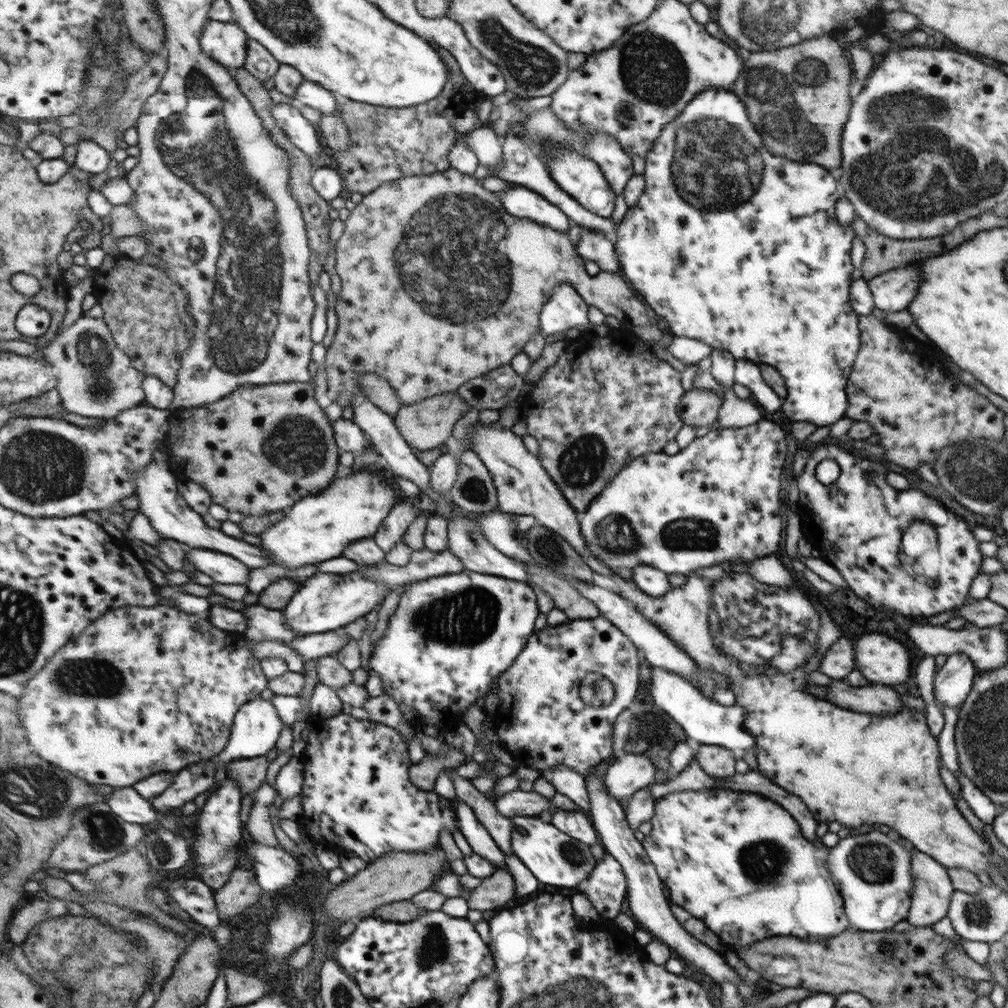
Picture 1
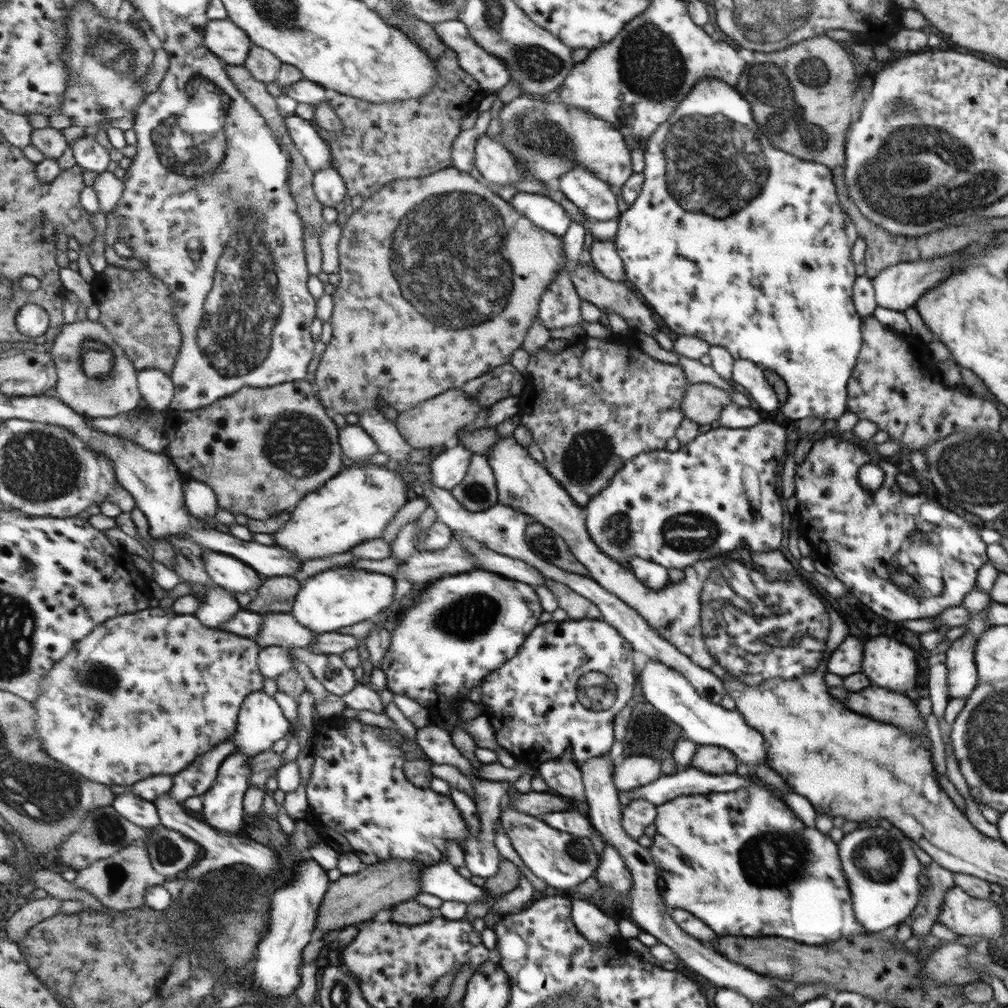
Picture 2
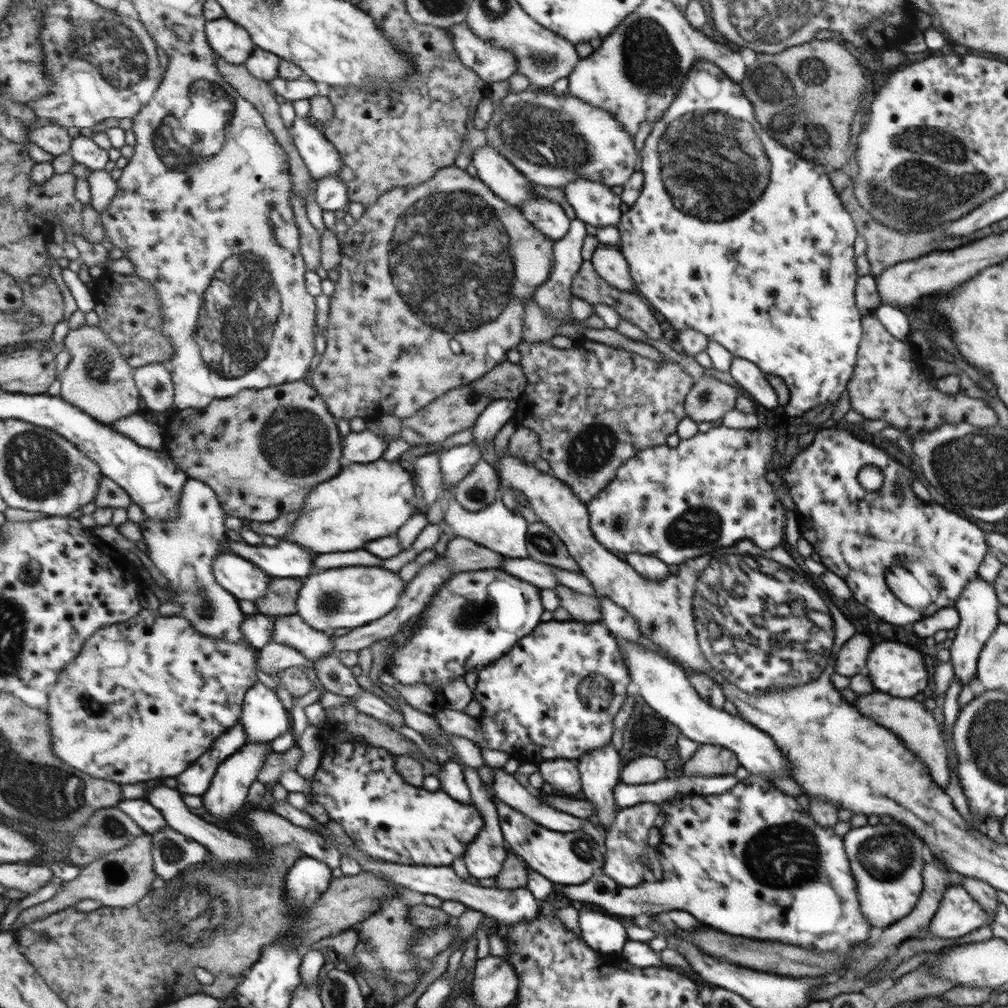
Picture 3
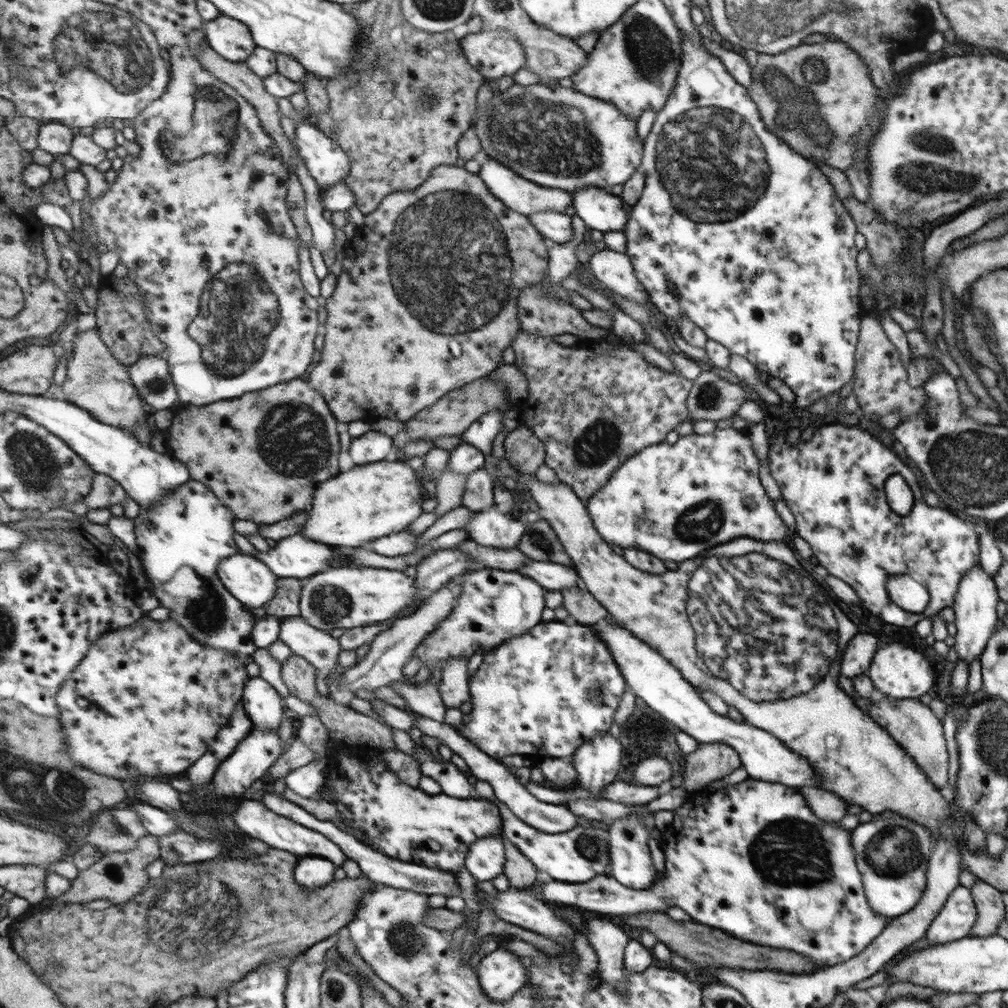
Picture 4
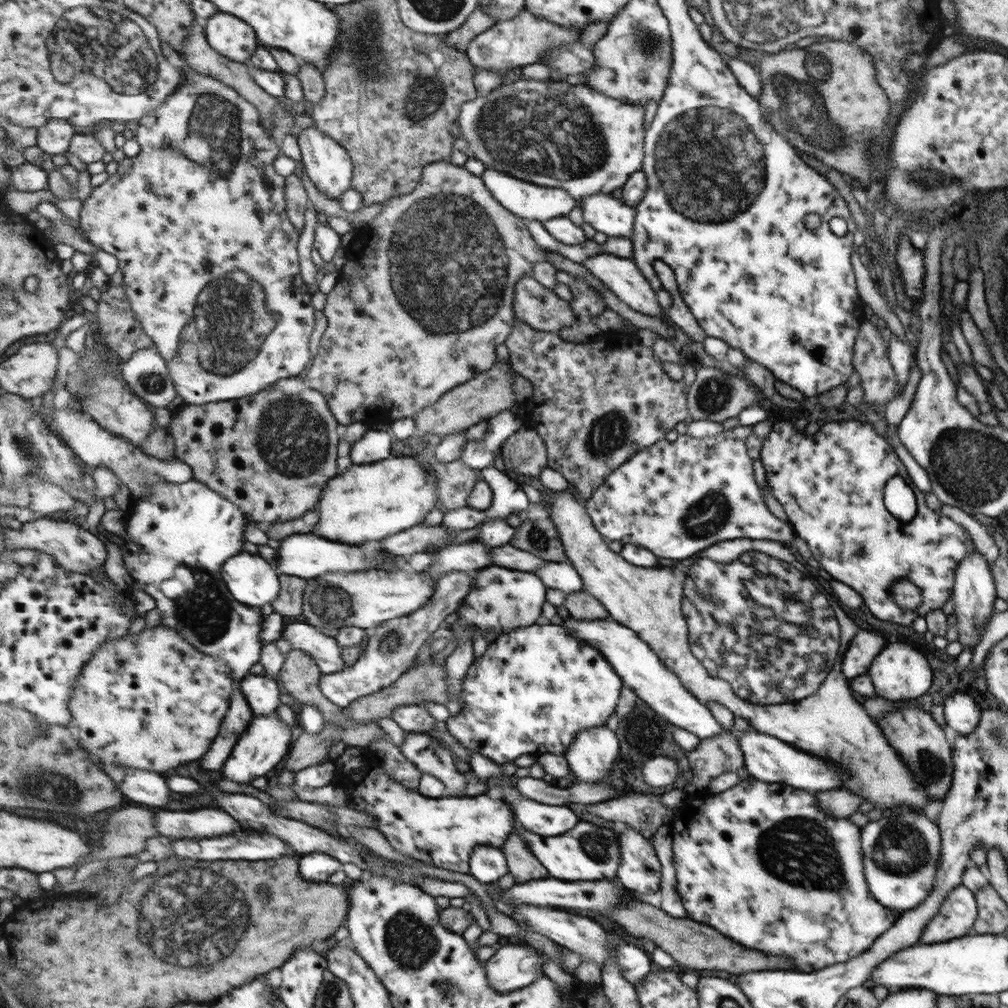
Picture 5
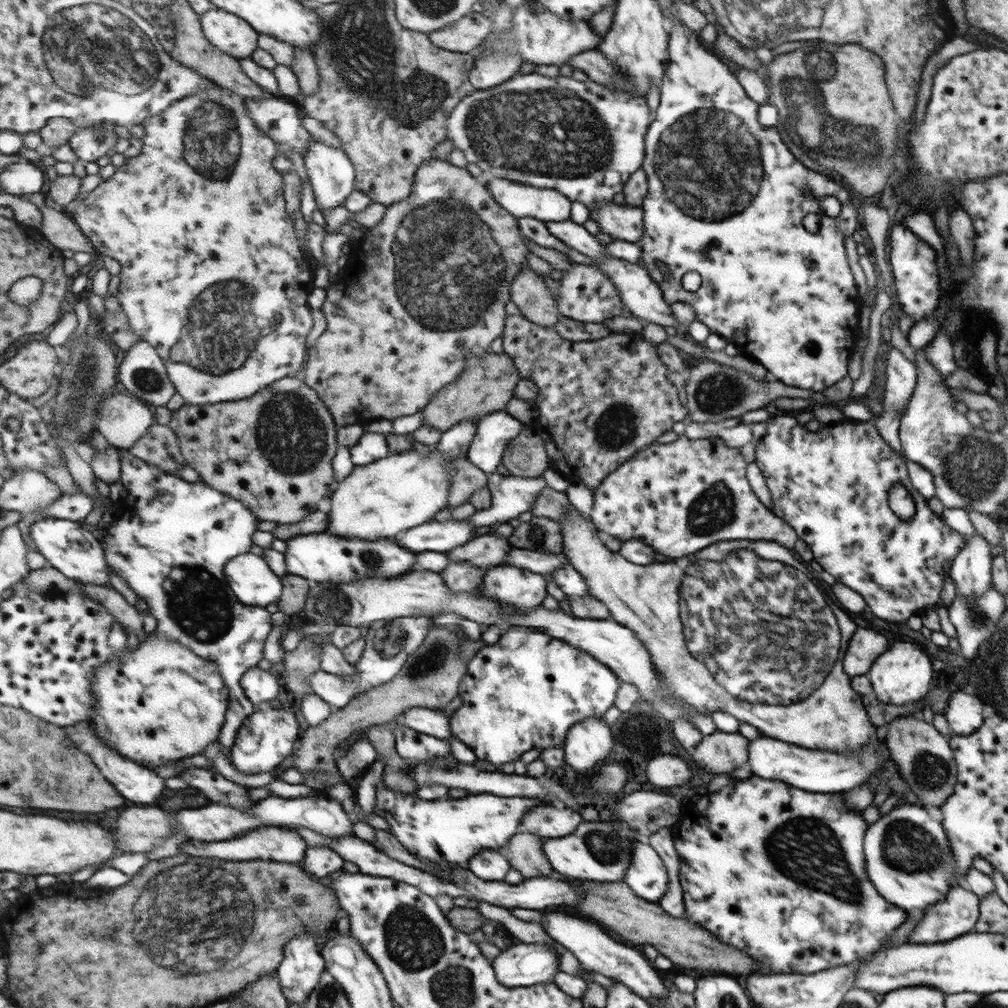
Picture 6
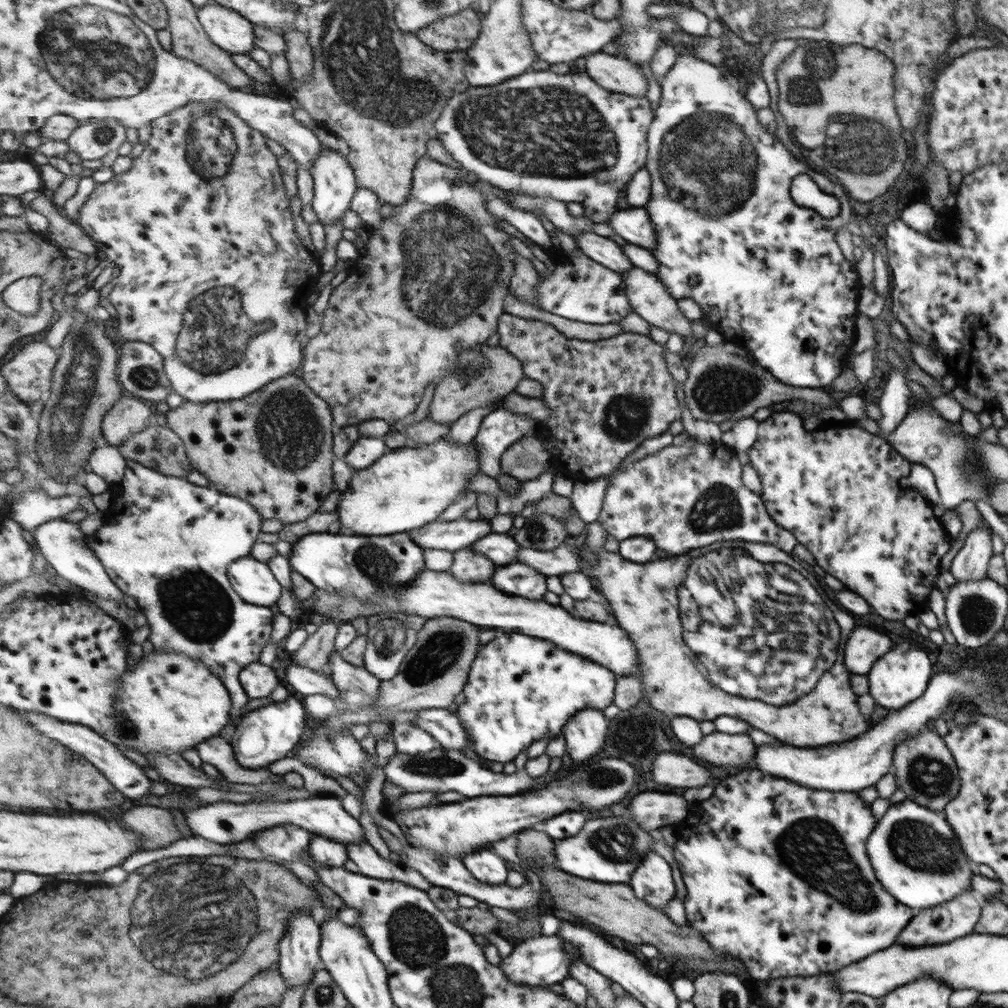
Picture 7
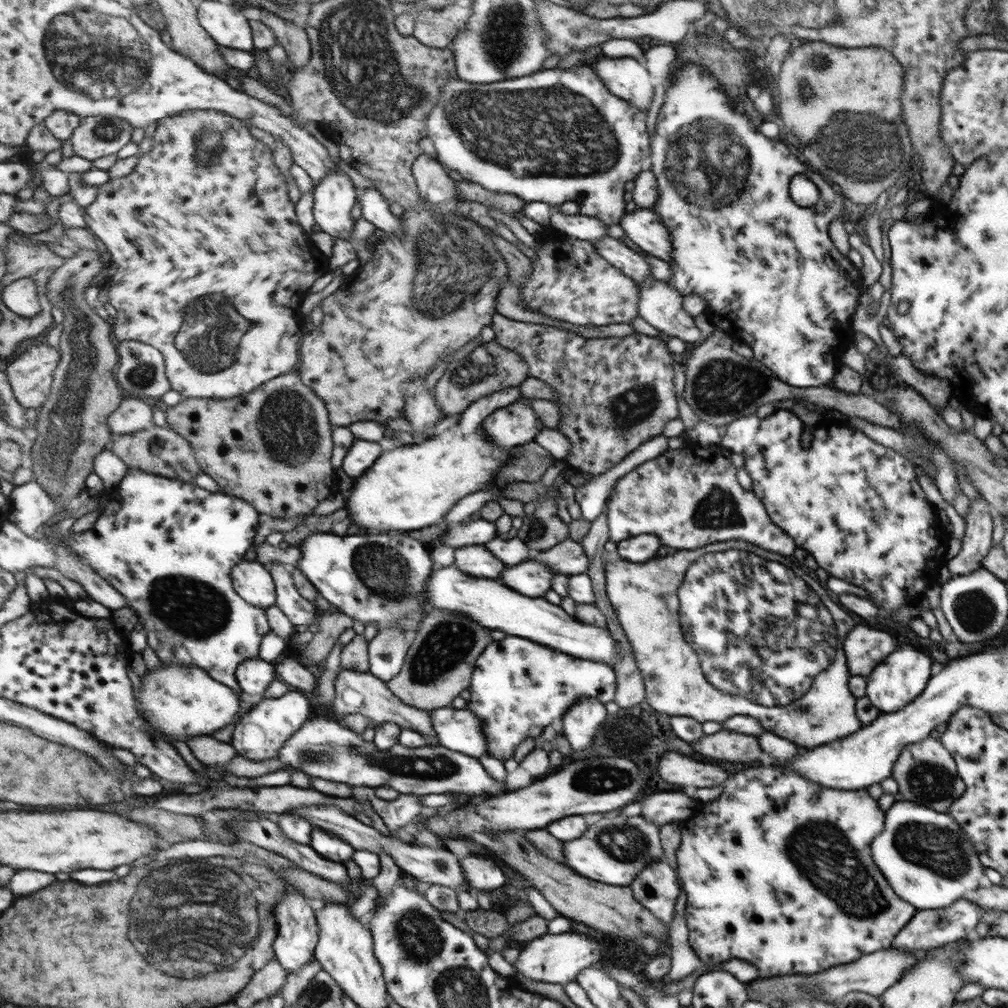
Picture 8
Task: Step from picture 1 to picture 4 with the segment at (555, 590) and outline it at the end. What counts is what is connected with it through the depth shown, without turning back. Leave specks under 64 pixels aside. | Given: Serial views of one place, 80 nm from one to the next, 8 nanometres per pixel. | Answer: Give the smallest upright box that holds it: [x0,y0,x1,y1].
[562,587,609,626]

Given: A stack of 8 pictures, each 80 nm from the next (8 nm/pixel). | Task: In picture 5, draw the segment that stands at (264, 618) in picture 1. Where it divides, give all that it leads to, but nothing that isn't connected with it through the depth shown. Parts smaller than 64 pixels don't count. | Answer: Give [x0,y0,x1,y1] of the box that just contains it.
[282,619,346,676]

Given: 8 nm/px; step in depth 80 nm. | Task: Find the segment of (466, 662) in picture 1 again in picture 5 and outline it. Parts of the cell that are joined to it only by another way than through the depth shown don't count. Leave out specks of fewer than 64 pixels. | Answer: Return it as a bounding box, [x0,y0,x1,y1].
[449,565,545,648]

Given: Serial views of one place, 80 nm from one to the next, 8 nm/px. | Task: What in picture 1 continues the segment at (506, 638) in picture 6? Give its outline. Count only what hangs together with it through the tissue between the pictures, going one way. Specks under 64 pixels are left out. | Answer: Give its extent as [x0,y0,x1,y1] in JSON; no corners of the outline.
[488,616,639,777]

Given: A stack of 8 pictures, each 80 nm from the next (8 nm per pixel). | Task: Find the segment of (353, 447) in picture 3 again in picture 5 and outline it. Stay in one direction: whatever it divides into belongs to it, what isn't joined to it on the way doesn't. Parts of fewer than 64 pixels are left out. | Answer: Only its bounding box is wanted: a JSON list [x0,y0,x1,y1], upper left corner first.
[351,430,393,465]

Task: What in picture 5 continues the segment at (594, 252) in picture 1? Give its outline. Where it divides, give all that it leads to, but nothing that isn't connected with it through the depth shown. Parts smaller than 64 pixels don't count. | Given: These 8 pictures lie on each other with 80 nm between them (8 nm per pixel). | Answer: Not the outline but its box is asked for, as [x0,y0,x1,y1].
[582,252,666,318]

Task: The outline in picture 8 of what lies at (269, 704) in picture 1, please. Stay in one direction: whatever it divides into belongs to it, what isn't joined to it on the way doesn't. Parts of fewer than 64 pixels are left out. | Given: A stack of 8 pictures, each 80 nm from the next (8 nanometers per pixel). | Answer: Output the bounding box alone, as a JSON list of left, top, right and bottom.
[238,657,278,695]

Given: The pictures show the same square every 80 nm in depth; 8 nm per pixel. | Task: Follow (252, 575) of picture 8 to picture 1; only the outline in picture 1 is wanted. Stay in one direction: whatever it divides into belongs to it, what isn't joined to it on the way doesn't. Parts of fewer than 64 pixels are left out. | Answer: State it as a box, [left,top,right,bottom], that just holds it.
[181,544,251,586]

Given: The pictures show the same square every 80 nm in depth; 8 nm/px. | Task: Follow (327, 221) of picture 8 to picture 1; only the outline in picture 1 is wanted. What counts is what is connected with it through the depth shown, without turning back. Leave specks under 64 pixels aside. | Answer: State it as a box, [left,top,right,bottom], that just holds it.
[272,100,323,159]

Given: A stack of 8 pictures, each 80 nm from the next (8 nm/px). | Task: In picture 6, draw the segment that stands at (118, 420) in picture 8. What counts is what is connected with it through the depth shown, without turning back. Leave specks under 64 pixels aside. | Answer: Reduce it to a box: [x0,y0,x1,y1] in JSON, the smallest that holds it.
[96,390,155,450]

